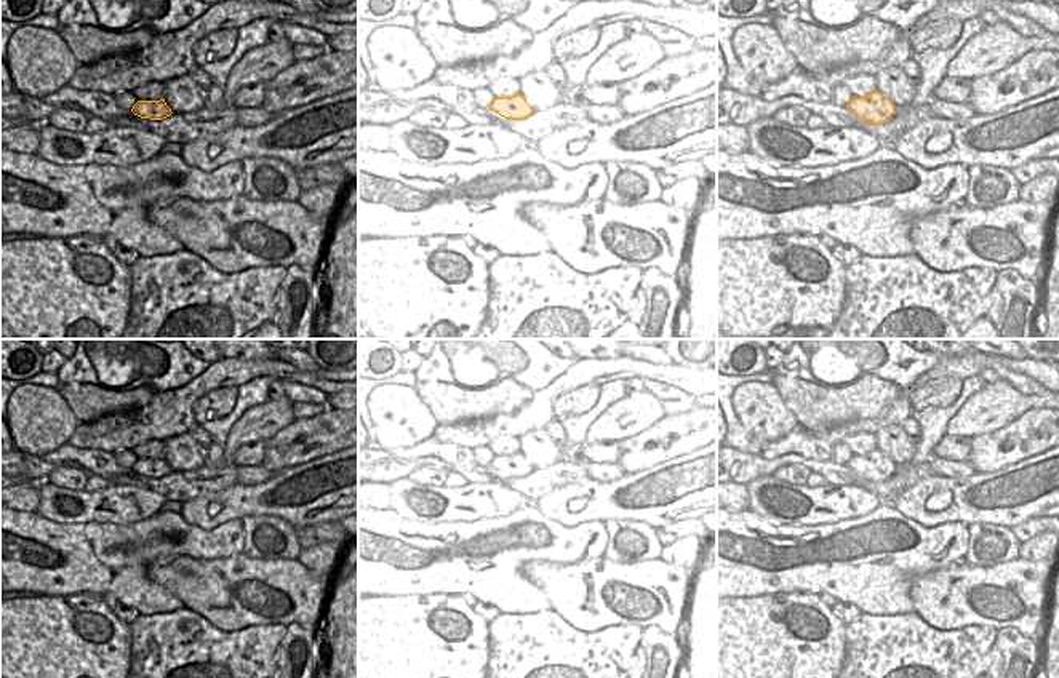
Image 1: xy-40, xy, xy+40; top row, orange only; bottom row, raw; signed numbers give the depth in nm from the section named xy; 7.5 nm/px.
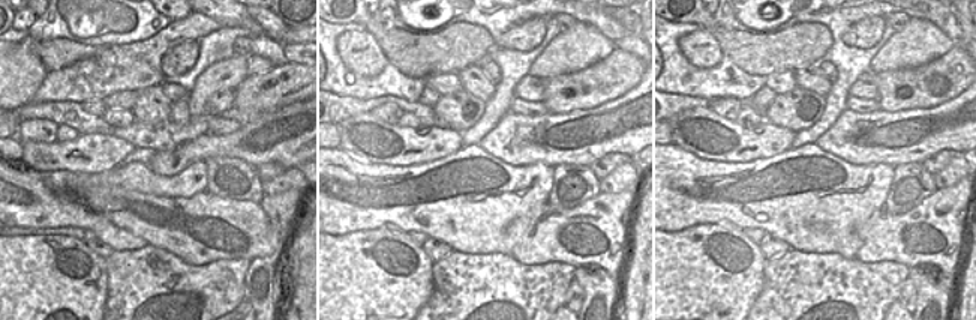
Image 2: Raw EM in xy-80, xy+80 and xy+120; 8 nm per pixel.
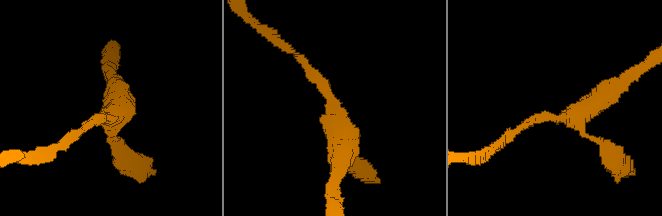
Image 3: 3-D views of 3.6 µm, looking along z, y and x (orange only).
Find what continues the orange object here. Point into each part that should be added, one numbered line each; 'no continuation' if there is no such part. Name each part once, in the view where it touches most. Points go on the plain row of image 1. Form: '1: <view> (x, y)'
no continuation

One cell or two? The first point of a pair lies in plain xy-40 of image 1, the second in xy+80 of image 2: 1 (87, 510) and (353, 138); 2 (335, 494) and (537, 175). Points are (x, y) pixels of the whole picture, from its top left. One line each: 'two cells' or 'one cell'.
1: one cell
2: two cells

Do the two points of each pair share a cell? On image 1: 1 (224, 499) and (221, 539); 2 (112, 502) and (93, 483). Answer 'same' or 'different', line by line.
1: different
2: different

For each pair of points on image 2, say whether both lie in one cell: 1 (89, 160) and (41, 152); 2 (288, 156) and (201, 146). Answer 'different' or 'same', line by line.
1: same
2: same

